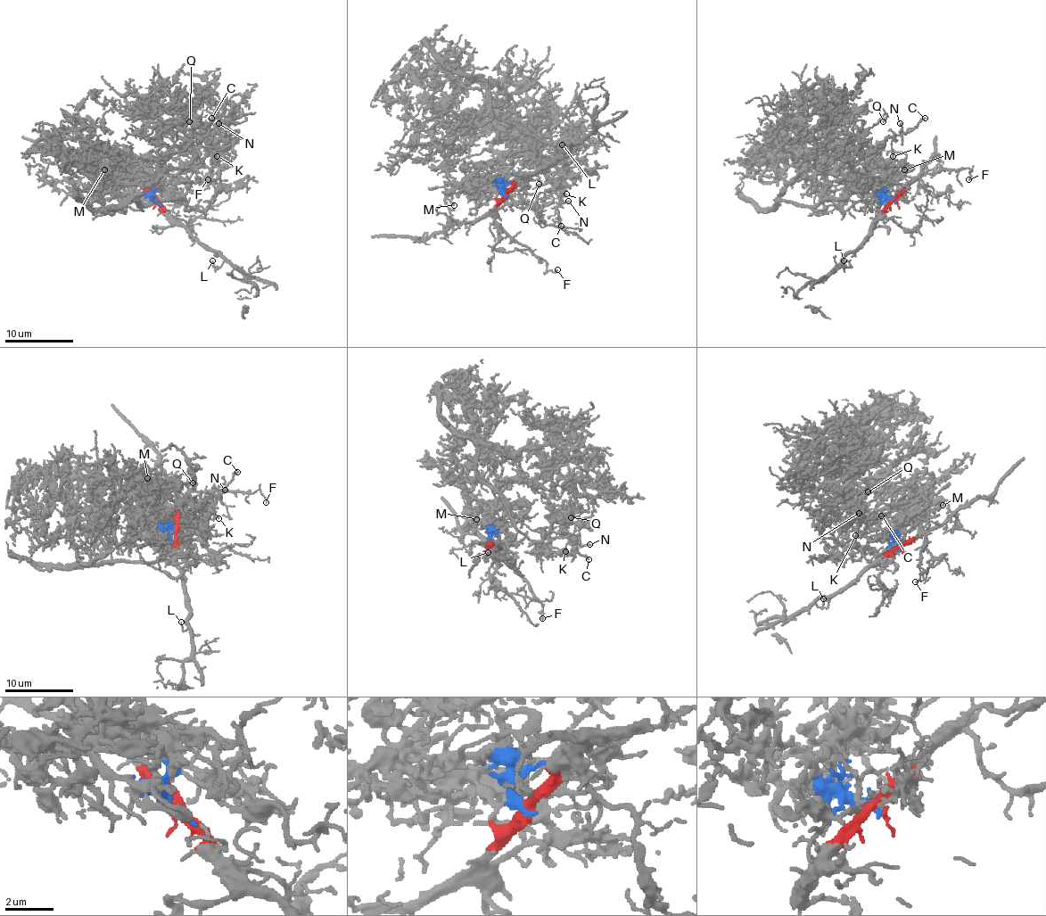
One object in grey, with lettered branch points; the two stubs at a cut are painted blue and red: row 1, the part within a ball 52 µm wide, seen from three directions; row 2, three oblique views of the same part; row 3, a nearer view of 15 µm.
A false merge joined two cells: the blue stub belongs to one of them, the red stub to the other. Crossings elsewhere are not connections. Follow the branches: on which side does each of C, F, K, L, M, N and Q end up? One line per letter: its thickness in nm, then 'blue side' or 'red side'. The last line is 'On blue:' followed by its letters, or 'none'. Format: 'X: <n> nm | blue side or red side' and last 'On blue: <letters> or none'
C: 170 nm | blue side
F: 120 nm | red side
K: 100 nm | blue side
L: 110 nm | red side
M: 140 nm | blue side
N: 170 nm | blue side
Q: 100 nm | blue side
On blue: C, K, M, N, Q

